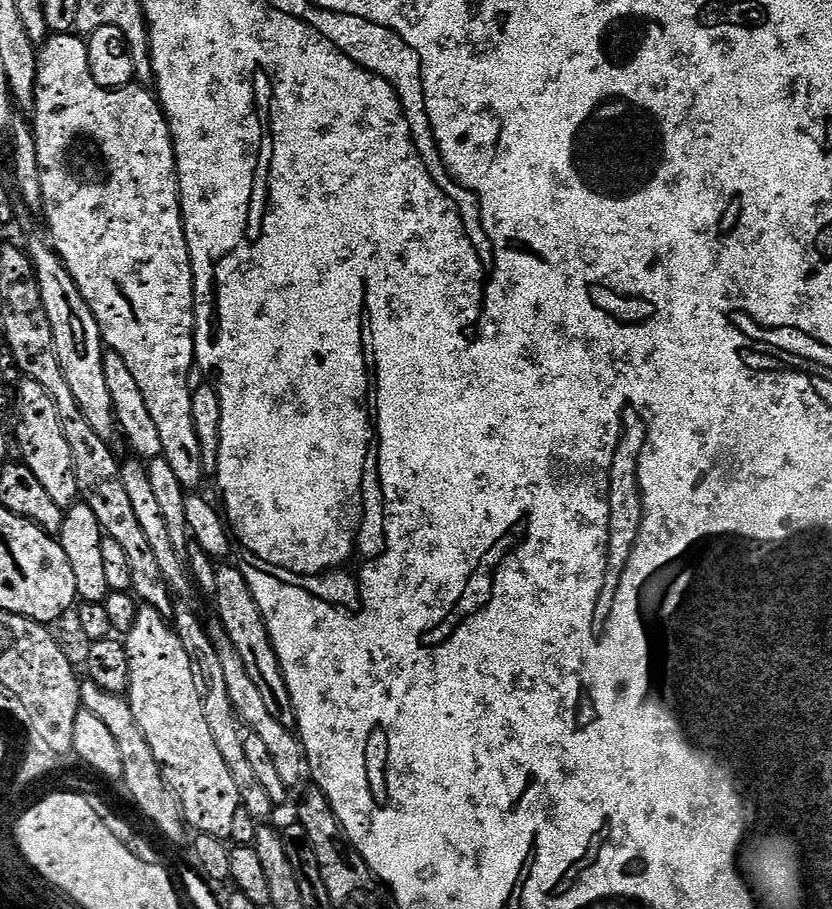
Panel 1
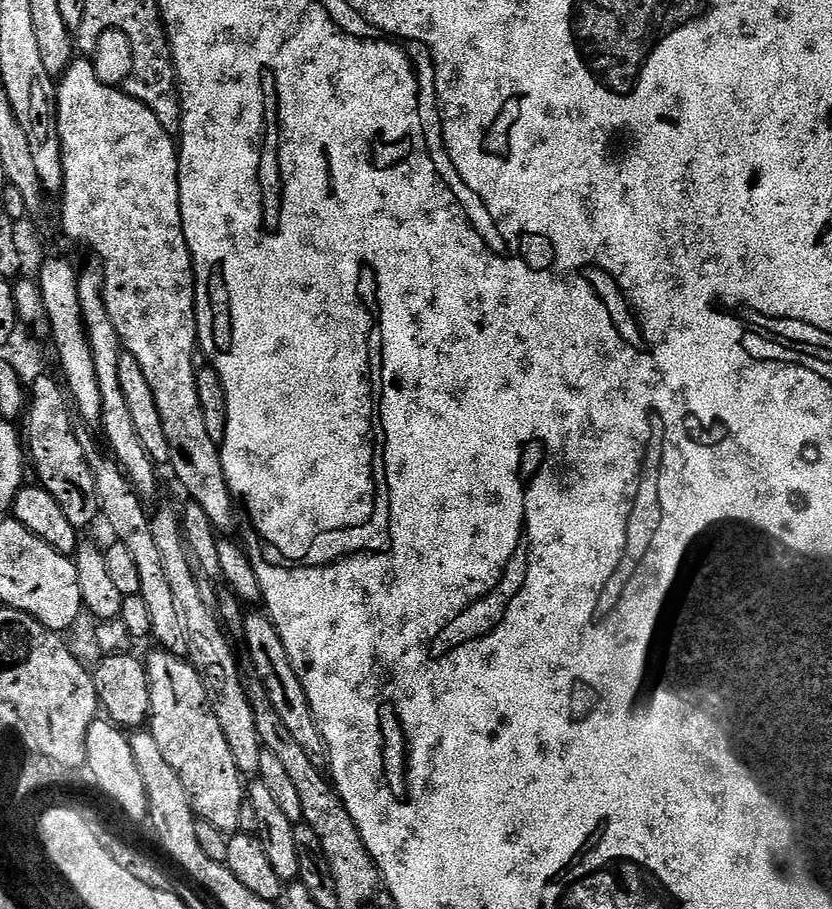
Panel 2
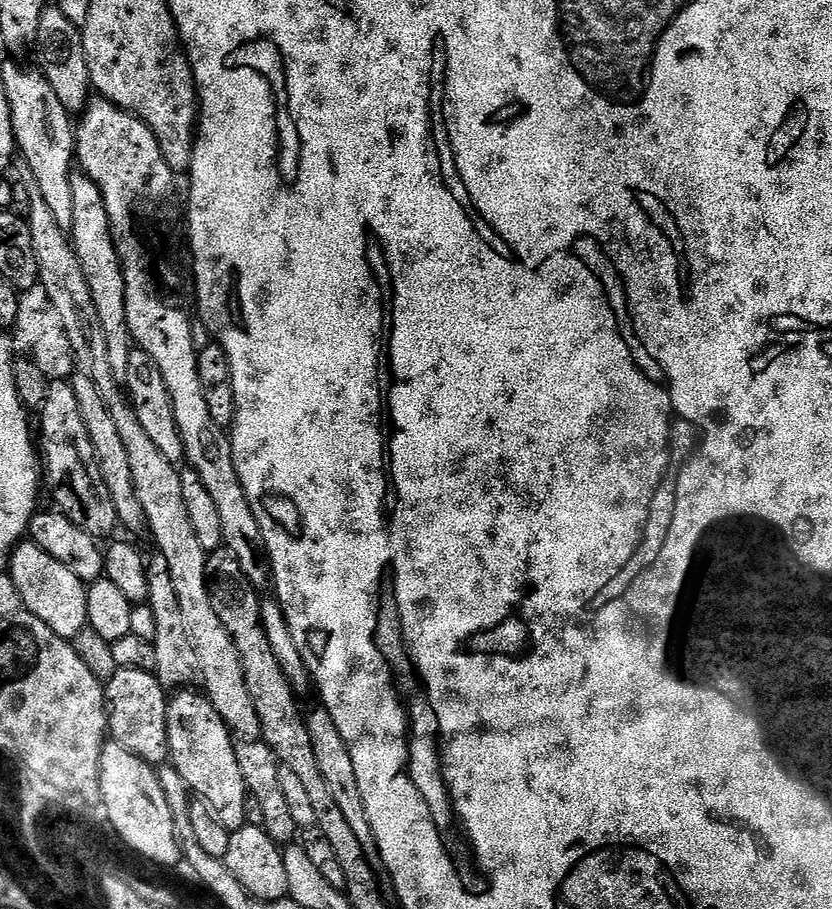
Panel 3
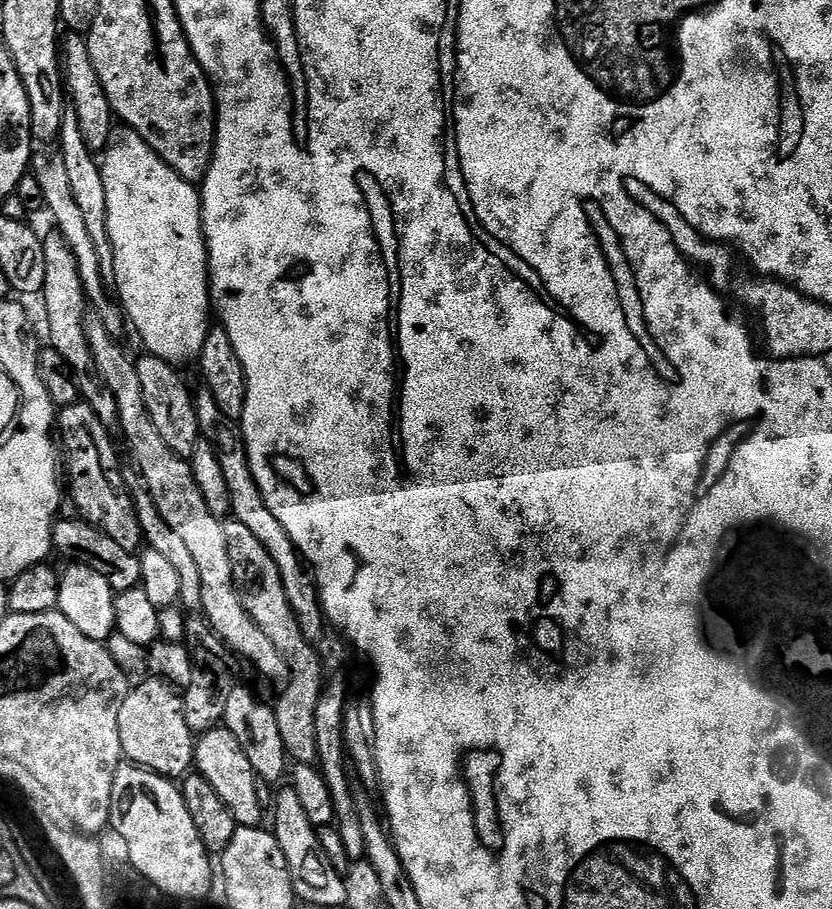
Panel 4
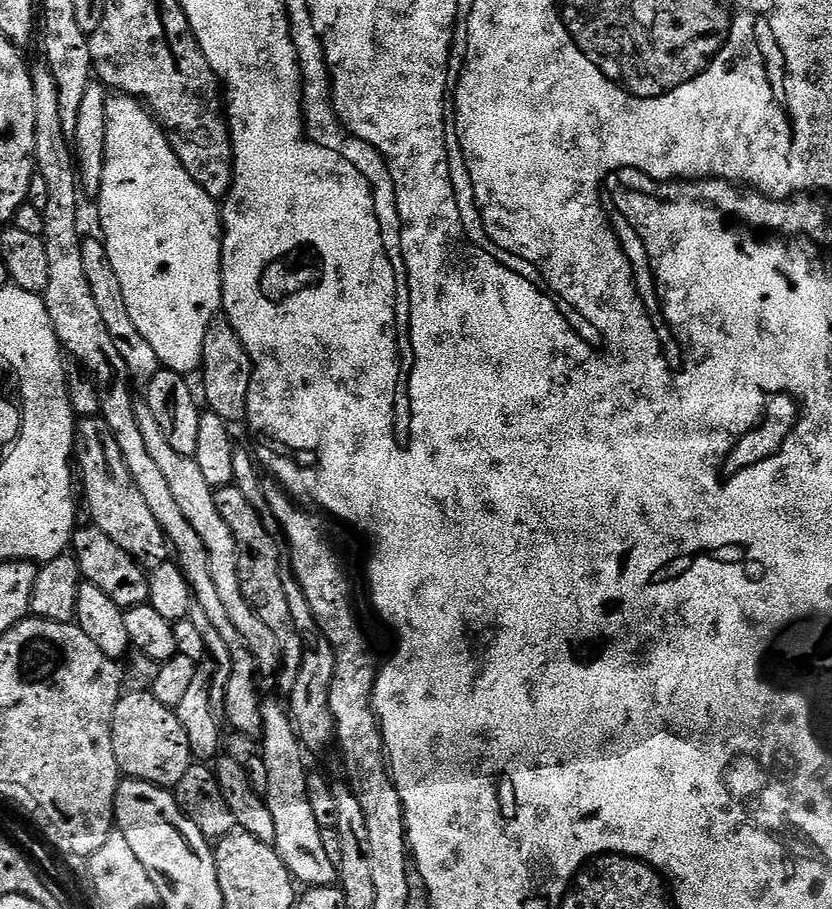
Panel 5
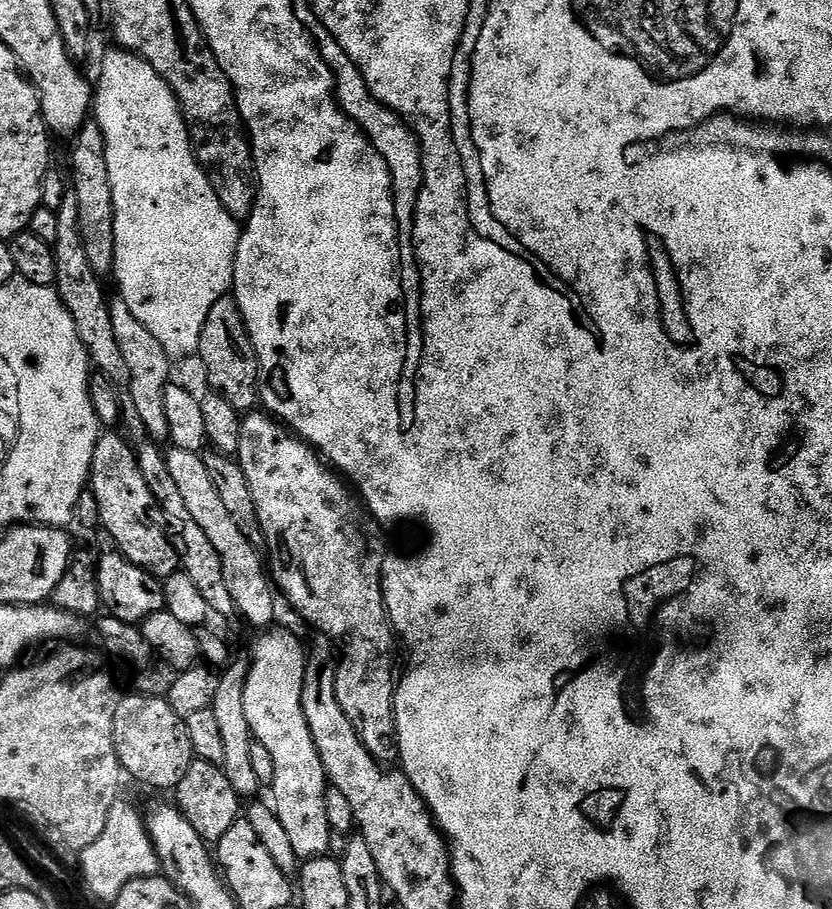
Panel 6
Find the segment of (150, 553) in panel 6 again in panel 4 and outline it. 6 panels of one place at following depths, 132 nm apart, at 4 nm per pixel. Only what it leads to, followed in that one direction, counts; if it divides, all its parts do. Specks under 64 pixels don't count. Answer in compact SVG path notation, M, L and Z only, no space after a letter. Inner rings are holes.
M86 402L61 407L54 428L62 445L63 463L64 460L68 463L66 488L67 491L68 488L72 491L72 500L80 511L77 512L79 519L110 534L110 538L114 538L114 542L118 542L122 550L139 553L145 547L144 535L129 485L124 485L124 476L120 473L120 460L112 445L113 433L102 426L102 422L98 422L98 414L94 414L94 410Z

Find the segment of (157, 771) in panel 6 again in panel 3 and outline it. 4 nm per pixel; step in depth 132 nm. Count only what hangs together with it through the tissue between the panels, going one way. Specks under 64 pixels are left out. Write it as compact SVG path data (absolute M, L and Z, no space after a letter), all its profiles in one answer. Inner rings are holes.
M144 666L117 667L107 677L104 699L108 709L108 732L111 739L126 750L130 750L130 754L142 758L147 764L160 766L169 759L168 701L170 696L169 693L164 693L164 688L160 685L161 677L155 671L147 672L146 669L147 667Z

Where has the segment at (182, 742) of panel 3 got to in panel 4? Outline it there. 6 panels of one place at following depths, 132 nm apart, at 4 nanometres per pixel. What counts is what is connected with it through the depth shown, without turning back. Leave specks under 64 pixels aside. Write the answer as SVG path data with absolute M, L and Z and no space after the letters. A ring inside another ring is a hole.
M213 726L199 733L194 744L194 768L199 776L214 788L218 796L235 818L237 825L254 828L261 823L260 796L256 793L258 777L253 772L246 754L238 746L238 738L223 726Z

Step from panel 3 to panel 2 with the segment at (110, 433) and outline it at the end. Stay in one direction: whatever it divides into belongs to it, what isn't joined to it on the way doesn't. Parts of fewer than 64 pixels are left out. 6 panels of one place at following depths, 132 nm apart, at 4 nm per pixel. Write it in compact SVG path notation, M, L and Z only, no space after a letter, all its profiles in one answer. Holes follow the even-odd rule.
M49 255L41 266L38 283L42 290L46 328L52 331L52 344L60 359L63 387L70 397L75 415L84 420L99 421L102 414L102 390L98 386L98 373L94 370L94 354L90 350L88 335L84 329L82 306L78 302L78 268L60 256Z

